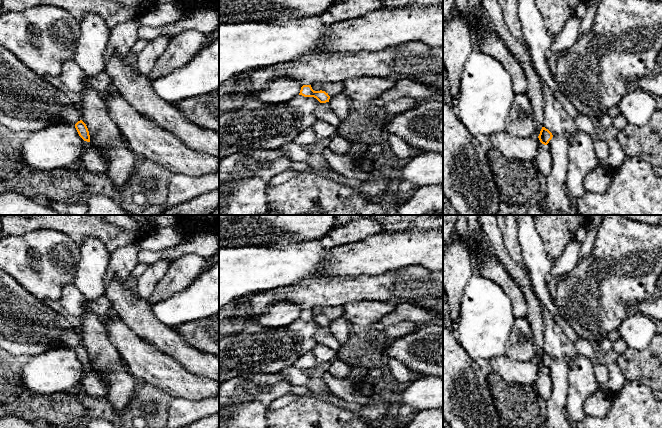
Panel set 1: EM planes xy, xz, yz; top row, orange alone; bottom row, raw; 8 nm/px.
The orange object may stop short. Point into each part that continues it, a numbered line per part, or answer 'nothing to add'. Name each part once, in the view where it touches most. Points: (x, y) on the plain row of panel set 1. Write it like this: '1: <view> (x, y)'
nothing to add

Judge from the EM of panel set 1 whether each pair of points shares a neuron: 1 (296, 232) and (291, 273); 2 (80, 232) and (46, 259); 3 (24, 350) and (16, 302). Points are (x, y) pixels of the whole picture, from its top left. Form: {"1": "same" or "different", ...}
{"1": "different", "2": "different", "3": "same"}

